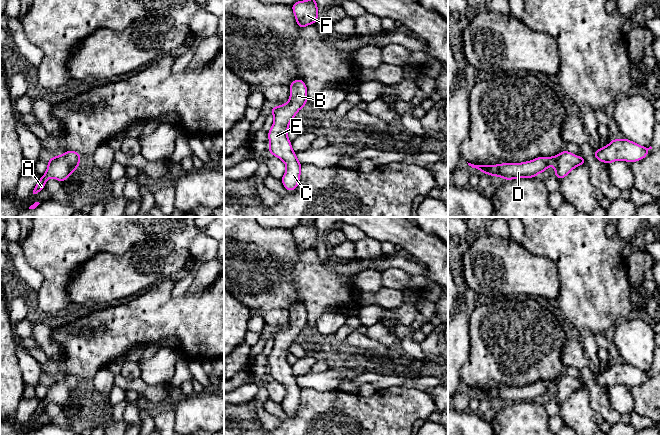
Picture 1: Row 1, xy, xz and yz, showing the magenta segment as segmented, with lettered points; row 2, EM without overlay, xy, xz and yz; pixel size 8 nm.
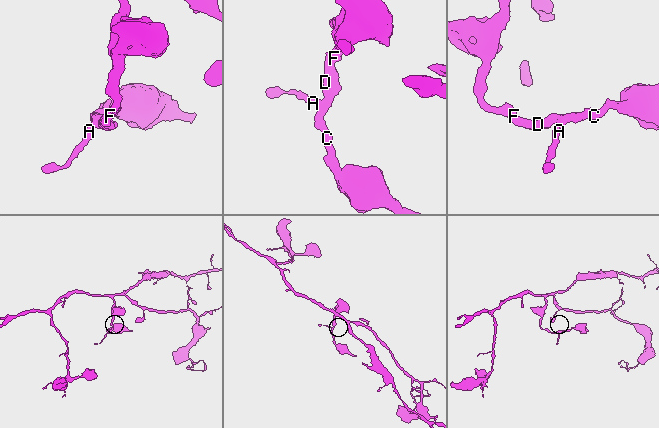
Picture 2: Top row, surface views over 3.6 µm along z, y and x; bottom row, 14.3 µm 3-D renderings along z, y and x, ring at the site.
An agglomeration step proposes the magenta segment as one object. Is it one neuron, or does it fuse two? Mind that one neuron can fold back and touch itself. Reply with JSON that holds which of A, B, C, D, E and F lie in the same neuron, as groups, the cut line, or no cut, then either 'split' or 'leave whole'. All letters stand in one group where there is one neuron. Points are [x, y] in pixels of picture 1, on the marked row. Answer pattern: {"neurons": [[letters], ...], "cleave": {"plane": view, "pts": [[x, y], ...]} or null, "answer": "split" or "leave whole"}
{"neurons": [["A", "B", "C", "D", "E", "F"]], "cleave": null, "answer": "leave whole"}

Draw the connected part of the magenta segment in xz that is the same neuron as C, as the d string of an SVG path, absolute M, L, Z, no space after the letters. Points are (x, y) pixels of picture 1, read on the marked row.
M301 79L294 80L290 86L290 99L287 104L270 108L274 123L268 131L269 153L286 164L286 172L281 181L288 191L294 191L299 183L301 163L292 150L291 141L287 137L289 123L296 113L307 103L307 87Z

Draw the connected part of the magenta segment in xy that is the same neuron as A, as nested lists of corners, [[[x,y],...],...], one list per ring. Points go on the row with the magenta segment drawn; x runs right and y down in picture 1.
[[[68,150],[62,155],[48,159],[46,173],[41,176],[31,195],[36,197],[38,192],[46,187],[45,183],[49,178],[55,178],[60,182],[65,181],[80,165],[80,158],[81,155],[79,153]]]

